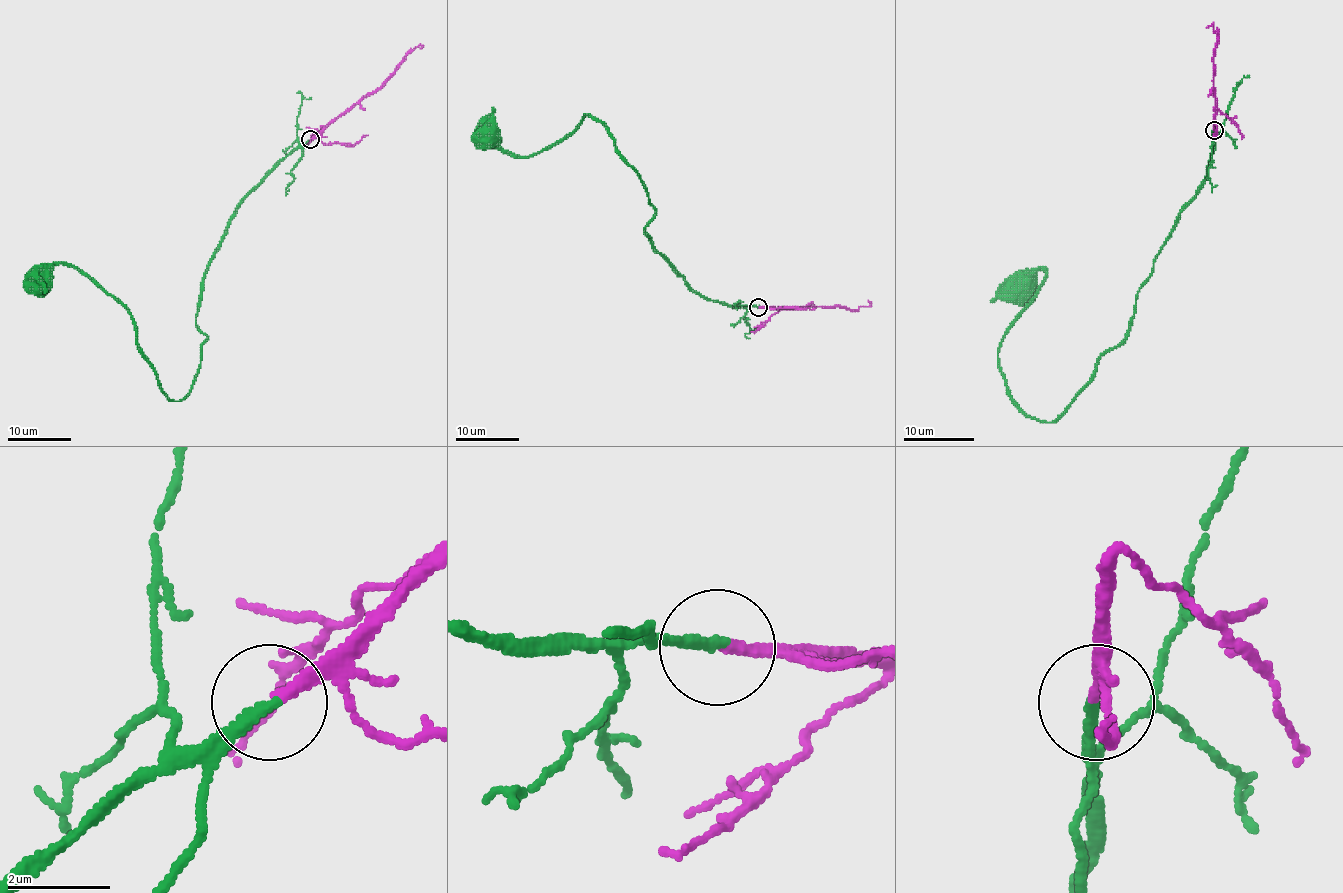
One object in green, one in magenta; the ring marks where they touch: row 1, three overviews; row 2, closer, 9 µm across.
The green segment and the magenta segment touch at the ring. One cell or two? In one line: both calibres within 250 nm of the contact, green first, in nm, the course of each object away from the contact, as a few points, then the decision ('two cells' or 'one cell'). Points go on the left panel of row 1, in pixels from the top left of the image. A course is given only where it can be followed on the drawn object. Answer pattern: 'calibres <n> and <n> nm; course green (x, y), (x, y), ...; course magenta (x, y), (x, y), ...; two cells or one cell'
calibres 220 and 200 nm; course green (311, 140), (210, 258), (207, 339), (178, 401), (120, 303), (75, 268), (39, 281); course magenta (311, 138), (373, 94), (409, 53), (420, 45), (420, 48); one cell

